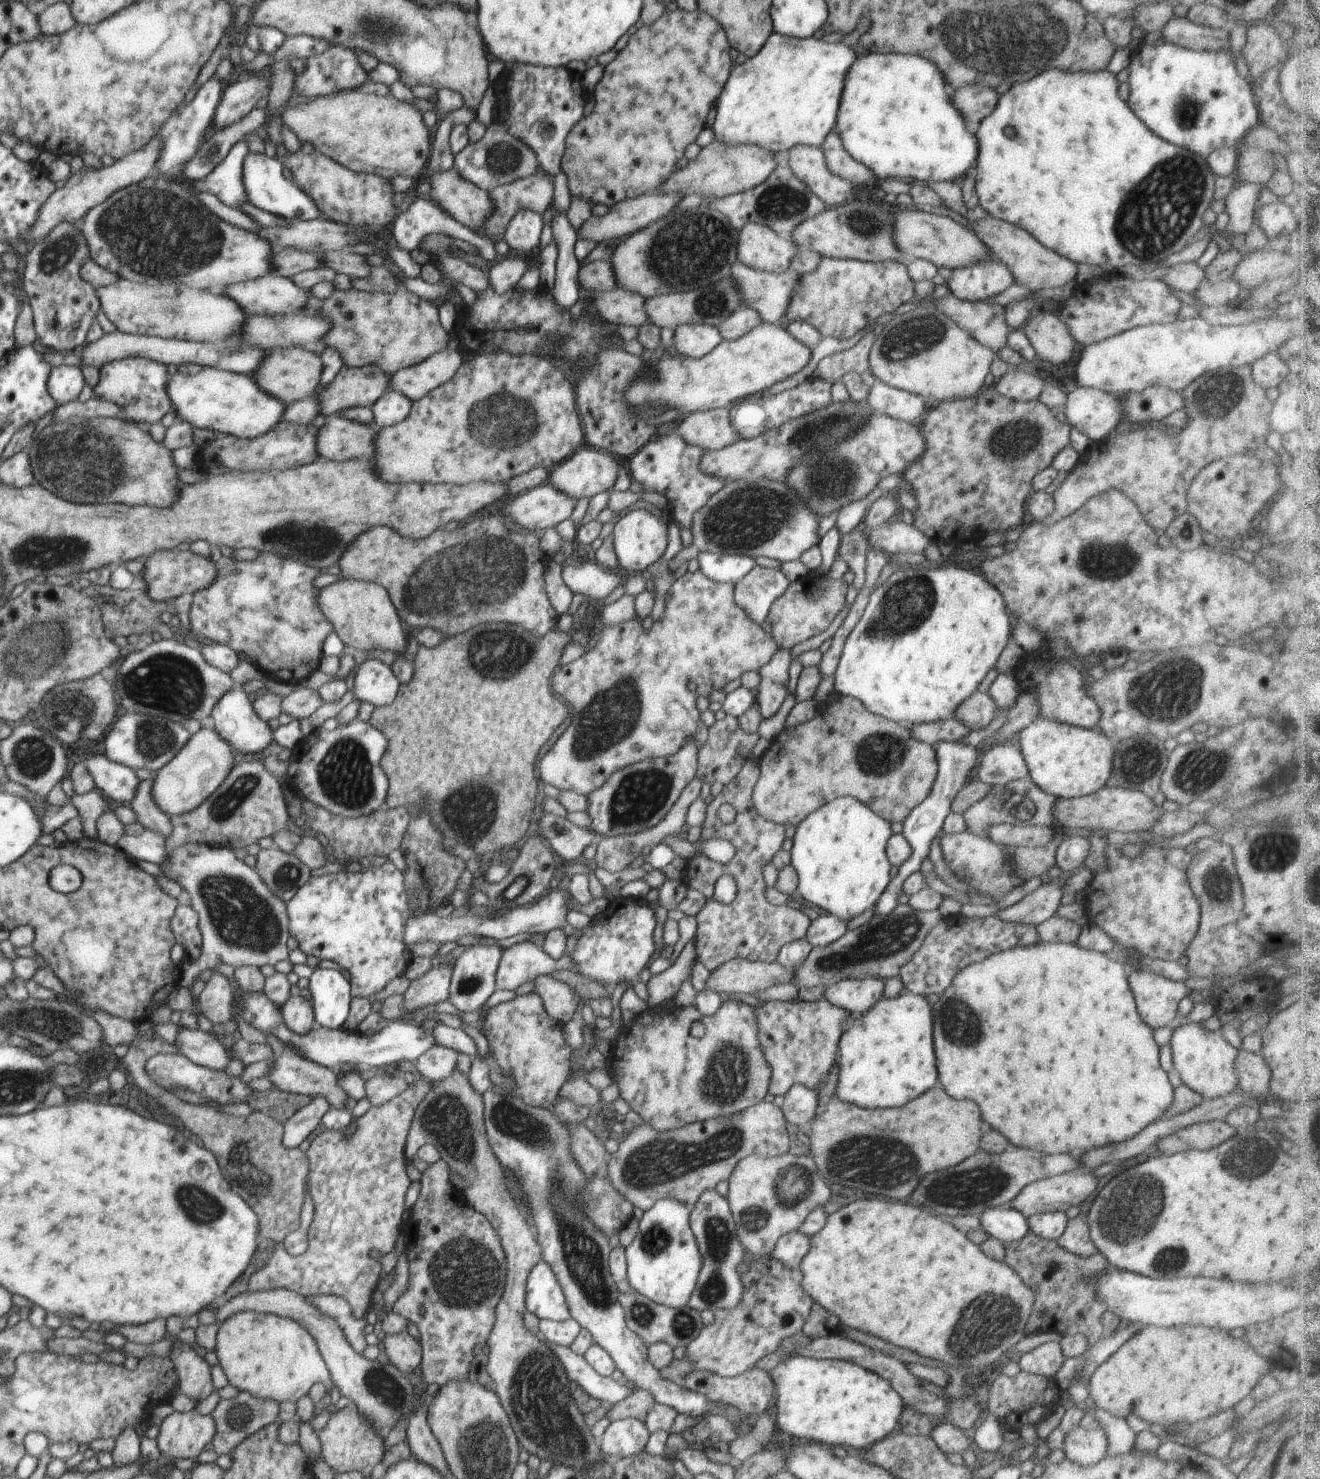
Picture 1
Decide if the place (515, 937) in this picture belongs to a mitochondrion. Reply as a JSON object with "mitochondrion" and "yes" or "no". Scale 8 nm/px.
{"mitochondrion":"no"}

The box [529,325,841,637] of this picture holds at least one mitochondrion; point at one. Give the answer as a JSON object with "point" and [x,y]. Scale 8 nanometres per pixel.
{"point":[743,518]}

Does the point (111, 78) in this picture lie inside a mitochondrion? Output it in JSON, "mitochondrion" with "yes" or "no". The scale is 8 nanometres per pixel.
{"mitochondrion":"yes"}

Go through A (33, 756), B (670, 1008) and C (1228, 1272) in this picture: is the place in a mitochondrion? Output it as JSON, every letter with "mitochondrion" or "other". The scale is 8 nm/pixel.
{"A":"mitochondrion","B":"other","C":"other"}

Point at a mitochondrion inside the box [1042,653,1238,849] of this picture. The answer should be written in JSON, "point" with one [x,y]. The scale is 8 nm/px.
{"point":[1176,682]}

